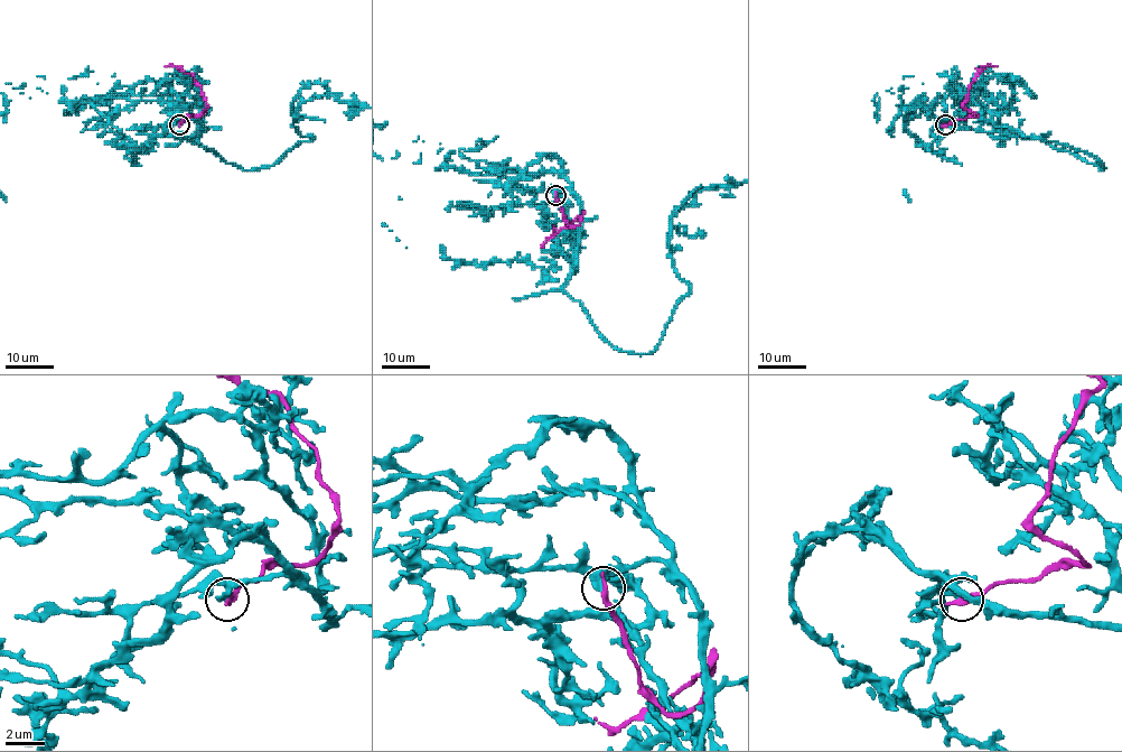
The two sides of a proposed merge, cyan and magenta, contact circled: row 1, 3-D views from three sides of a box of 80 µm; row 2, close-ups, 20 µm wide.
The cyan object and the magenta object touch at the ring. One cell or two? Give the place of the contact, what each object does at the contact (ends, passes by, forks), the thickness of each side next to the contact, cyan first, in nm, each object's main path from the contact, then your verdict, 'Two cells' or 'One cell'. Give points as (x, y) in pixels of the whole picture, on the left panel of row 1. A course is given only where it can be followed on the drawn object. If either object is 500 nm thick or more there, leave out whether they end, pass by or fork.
Place: (179, 124). At the ring cyan ends. At the ring magenta ends. Thickness 360 nm (cyan) against 380 nm. Course of cyan: (179, 124), (249, 169), (314, 138), (292, 124), (315, 96). Course of magenta: (179, 124), (200, 115), (206, 101), (192, 75), (166, 65). Two cells

